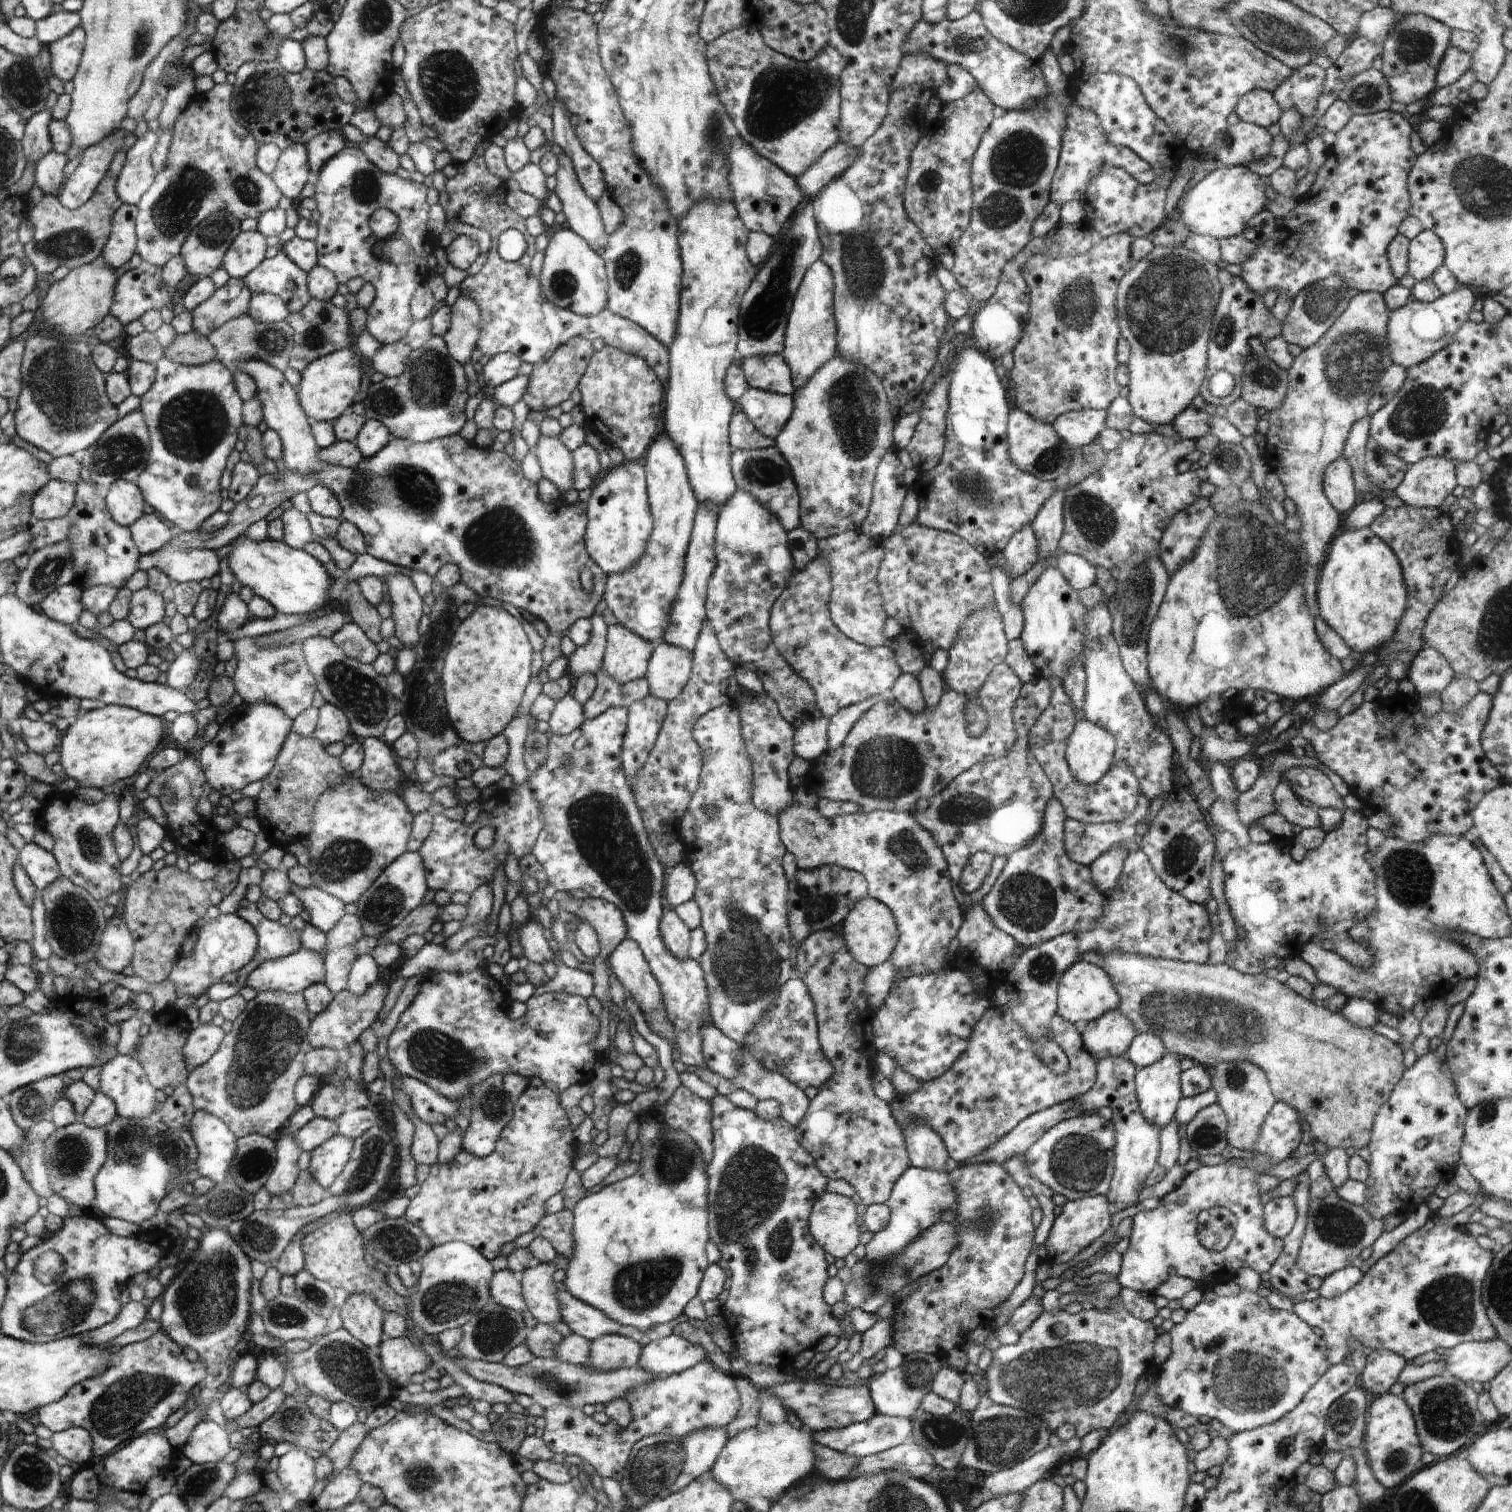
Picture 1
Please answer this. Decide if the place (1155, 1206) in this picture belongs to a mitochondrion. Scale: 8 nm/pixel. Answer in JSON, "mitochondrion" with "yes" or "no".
{"mitochondrion":"no"}

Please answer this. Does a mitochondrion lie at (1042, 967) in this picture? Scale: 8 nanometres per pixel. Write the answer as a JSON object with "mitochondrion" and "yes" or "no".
{"mitochondrion":"yes"}

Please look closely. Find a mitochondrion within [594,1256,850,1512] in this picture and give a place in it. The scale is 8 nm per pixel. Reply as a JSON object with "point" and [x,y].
{"point":[657,1465]}

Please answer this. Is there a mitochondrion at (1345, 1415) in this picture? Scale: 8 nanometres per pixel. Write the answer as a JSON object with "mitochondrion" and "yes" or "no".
{"mitochondrion":"yes"}

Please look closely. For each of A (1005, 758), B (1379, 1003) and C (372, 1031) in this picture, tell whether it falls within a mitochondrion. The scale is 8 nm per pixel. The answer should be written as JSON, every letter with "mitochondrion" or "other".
{"A":"other","B":"other","C":"other"}

